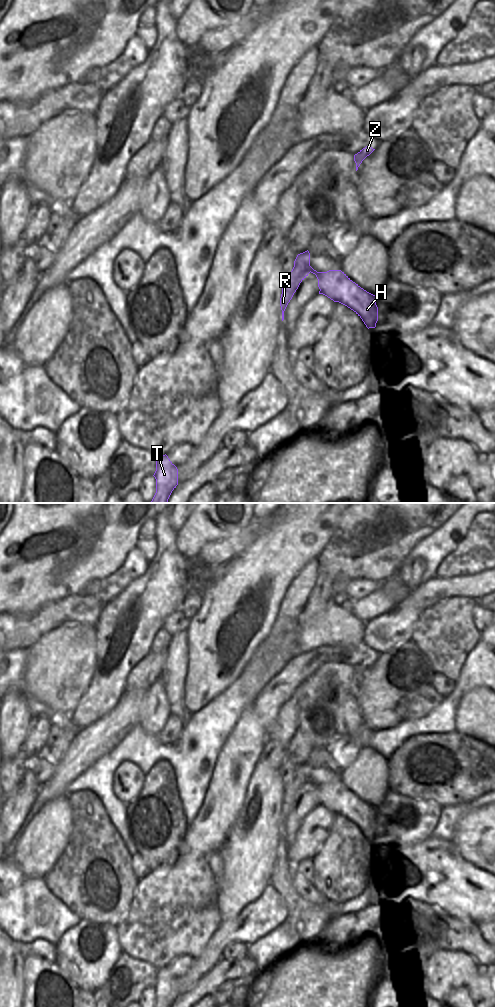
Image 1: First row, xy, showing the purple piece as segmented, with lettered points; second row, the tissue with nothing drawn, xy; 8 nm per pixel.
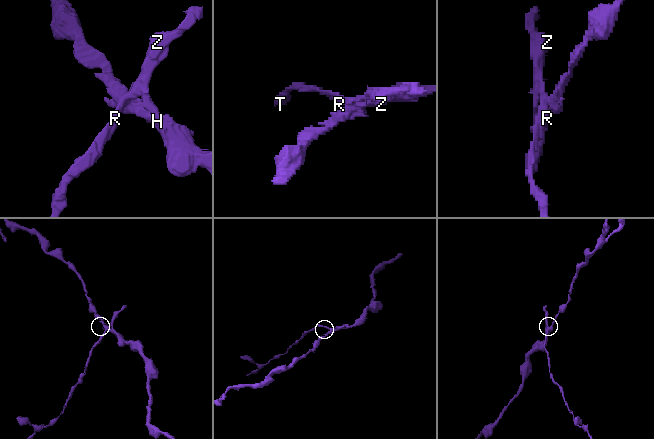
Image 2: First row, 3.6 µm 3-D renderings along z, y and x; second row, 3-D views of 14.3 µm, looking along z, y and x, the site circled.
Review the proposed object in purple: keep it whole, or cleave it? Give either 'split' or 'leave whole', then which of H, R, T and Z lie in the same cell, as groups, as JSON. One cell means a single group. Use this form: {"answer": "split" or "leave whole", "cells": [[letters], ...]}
{"answer": "split", "cells": [["H"], ["R", "T", "Z"]]}

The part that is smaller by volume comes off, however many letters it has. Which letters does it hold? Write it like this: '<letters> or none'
R, T, Z

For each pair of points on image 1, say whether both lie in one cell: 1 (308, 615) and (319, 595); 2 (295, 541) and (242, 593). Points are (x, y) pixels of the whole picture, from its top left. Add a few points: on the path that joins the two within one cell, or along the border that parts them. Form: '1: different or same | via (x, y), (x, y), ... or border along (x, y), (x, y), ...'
1: same | via (312, 610), (318, 600)
2: same | via (282, 553), (255, 580)

